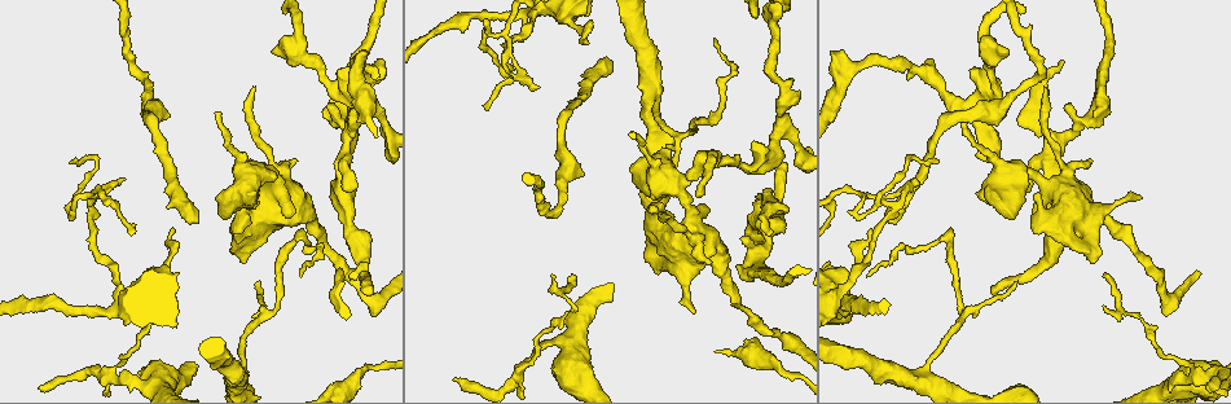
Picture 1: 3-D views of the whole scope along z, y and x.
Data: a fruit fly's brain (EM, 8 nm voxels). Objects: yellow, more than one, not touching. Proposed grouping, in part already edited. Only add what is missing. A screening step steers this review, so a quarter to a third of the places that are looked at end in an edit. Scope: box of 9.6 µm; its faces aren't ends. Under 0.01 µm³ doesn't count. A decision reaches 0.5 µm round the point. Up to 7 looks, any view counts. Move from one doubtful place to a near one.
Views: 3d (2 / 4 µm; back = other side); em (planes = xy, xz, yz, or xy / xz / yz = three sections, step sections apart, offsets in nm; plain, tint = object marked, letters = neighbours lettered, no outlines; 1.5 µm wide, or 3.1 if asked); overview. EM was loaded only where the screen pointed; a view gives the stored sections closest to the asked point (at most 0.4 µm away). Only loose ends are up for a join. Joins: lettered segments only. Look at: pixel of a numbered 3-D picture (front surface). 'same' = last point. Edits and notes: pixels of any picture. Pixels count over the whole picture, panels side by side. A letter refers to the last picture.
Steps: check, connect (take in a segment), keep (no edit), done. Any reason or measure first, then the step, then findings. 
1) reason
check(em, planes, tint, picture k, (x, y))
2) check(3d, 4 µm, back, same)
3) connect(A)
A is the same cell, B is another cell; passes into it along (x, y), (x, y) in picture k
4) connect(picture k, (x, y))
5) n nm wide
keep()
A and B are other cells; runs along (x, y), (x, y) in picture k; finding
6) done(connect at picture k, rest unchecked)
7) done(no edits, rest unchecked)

end of a long branch
check(3d, 4 µm, picture 1, (71, 162))

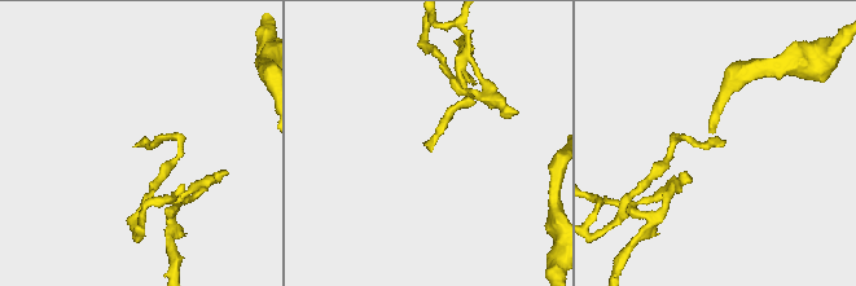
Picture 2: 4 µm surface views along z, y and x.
need the tissue
check(em, xy, step 4, letters, picture 2, (721, 147))

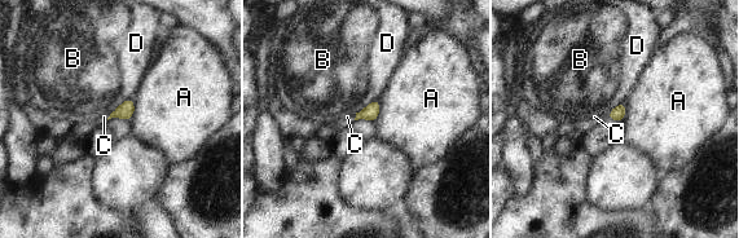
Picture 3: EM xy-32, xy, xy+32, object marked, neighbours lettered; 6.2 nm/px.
80 nm wide
keep()
A, B, C and D are other cells; border along (378, 98), (379, 108), (375, 122) in picture 3; none of them fits

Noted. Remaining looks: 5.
end of a long branch
check(em, xy, step 4, letters, picture 1, (198, 219))

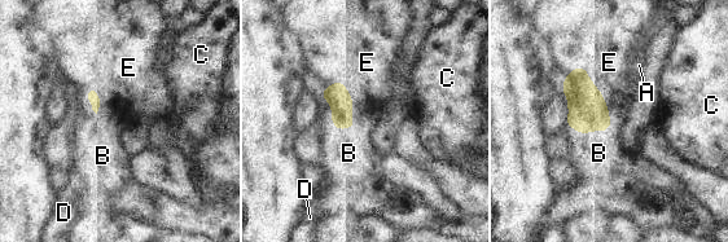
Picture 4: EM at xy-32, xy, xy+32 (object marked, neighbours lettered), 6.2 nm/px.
another direction
check(em, planes, letters, same)

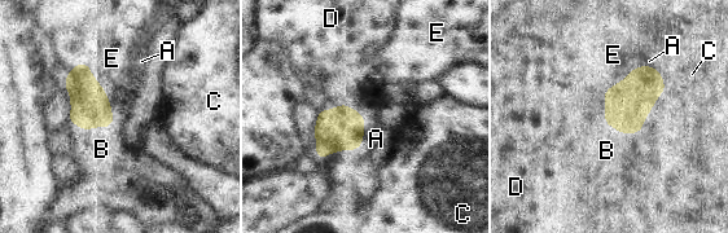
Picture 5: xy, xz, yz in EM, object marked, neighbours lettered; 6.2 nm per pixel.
connect(B)
B is the same cell, A, C, D and E are other cells; passes into it along (628, 102), (622, 132), (606, 150) in picture 5; the neuron continues

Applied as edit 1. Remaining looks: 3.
branch stops here
check(em, yz, step 4, tint, picture 1, (786, 167))

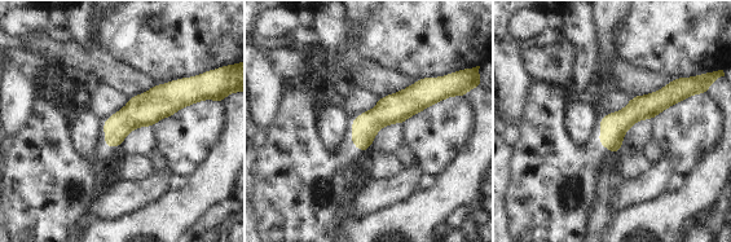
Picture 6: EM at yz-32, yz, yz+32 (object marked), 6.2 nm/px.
check(em, yz, step 4, letters, same)

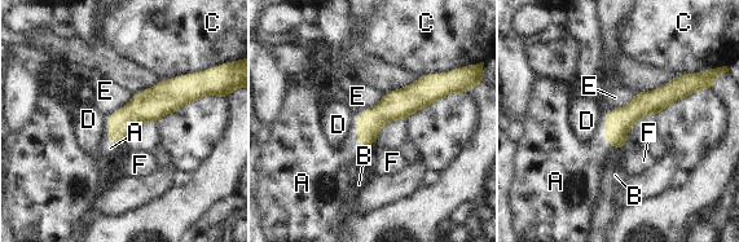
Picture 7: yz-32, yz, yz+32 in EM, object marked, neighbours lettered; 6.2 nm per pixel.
160 nm wide
connect(A)
A is the same cell, B, C, D, E and F are other cells; passes into it along (617, 123), (608, 142), (577, 167) in picture 7; the neuron continues

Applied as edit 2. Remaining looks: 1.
done(connect at picture 5, connect at picture 7, rest unchecked)

